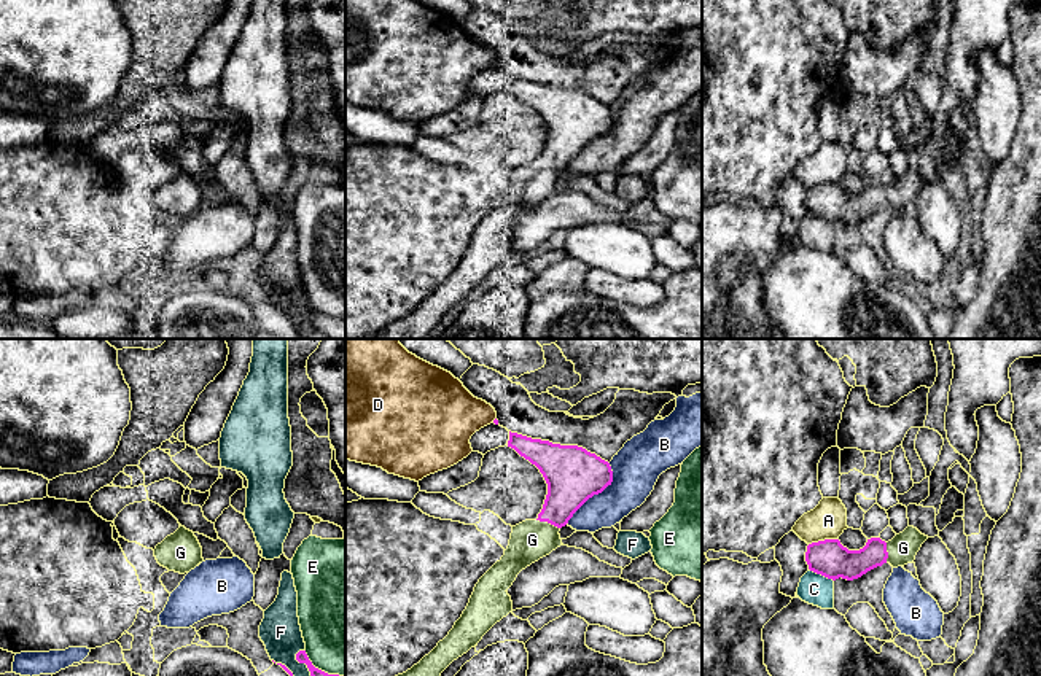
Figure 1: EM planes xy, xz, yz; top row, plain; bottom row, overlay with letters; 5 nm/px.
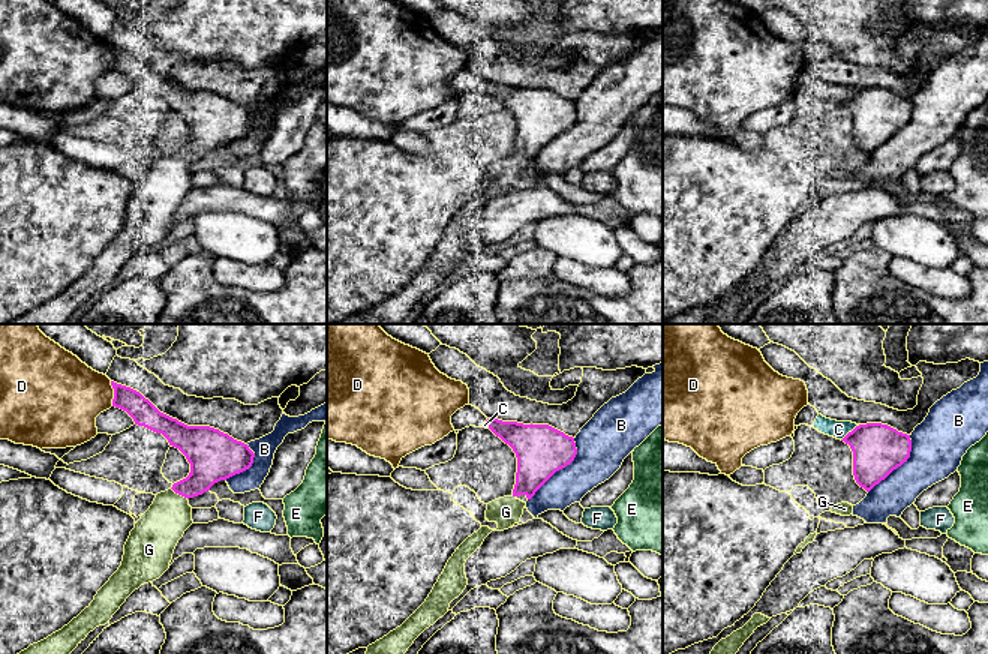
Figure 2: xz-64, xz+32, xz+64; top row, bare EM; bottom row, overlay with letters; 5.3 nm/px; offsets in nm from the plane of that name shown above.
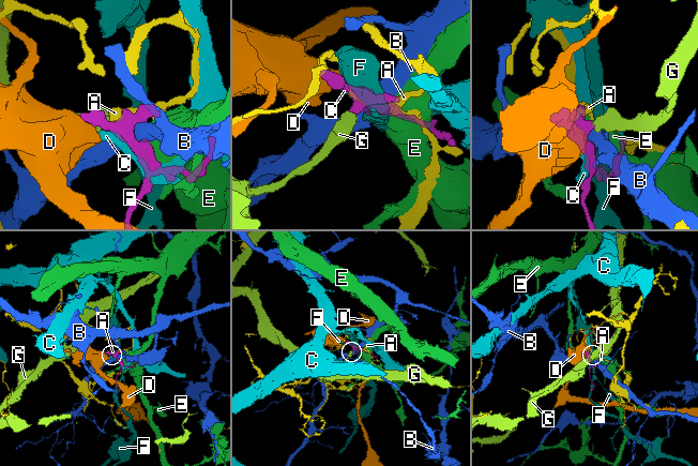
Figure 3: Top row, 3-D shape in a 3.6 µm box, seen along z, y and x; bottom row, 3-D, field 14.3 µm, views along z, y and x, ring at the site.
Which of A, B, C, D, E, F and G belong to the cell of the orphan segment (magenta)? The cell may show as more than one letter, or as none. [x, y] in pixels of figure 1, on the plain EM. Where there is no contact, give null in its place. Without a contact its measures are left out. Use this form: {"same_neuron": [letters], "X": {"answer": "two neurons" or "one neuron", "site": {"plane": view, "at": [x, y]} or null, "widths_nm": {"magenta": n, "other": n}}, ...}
{"same_neuron": ["G"], "A": {"answer": "two neurons", "site": {"plane": "yz", "at": [825, 183]}, "widths_nm": {"magenta": 190, "other": 190}}, "B": {"answer": "two neurons", "site": {"plane": "xz", "at": [596, 137]}, "widths_nm": {"magenta": 280, "other": 240}}, "C": {"answer": "two neurons", "site": {"plane": "yz", "at": [822, 218]}, "widths_nm": {"magenta": 190, "other": 160}}, "D": {"answer": "two neurons", "site": {"plane": "xz", "at": [494, 64]}, "widths_nm": {"magenta": 20, "other": 340}}, "E": {"answer": "two neurons", "site": {"plane": "xy", "at": [320, 314]}, "widths_nm": {"magenta": 180, "other": 440}}, "F": {"answer": "two neurons", "site": {"plane": "xy", "at": [309, 314]}, "widths_nm": {"magenta": 180, "other": 200}}, "G": {"answer": "one neuron", "site": {"plane": "xz", "at": [548, 166]}, "widths_nm": {"magenta": 260, "other": 200}}}

